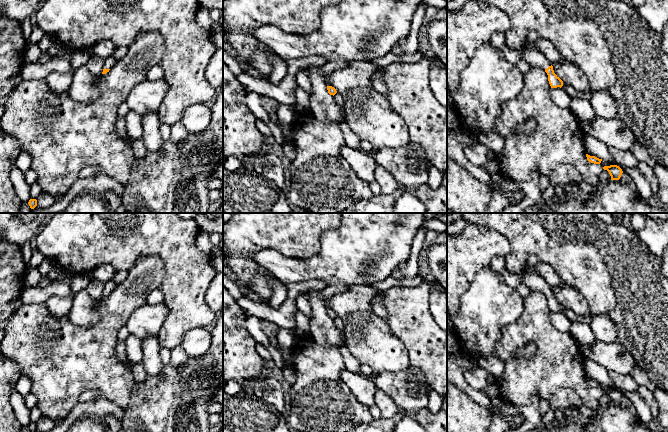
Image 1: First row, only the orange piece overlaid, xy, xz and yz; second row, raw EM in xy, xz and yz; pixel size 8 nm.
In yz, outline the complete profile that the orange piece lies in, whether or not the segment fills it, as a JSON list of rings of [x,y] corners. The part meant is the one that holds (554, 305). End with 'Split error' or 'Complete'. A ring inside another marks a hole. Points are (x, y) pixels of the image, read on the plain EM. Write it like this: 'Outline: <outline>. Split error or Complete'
Outline: [[[527,271],[524,275],[523,284],[532,290],[542,291],[548,299],[551,312],[563,310],[563,305],[554,297],[552,287],[549,286],[535,271]]]. Split error

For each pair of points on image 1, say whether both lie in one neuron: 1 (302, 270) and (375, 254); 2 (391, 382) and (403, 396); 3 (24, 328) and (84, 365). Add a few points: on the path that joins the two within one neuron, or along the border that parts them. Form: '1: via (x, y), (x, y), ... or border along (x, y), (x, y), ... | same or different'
1: via (320, 267), (333, 265), (351, 254), (357, 254) | same
2: via (395, 385), (402, 392) | same
3: via (34, 344), (41, 344), (61, 359), (68, 359) | same

